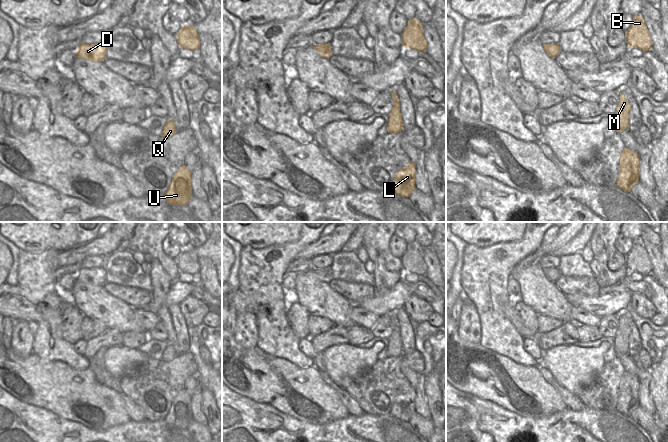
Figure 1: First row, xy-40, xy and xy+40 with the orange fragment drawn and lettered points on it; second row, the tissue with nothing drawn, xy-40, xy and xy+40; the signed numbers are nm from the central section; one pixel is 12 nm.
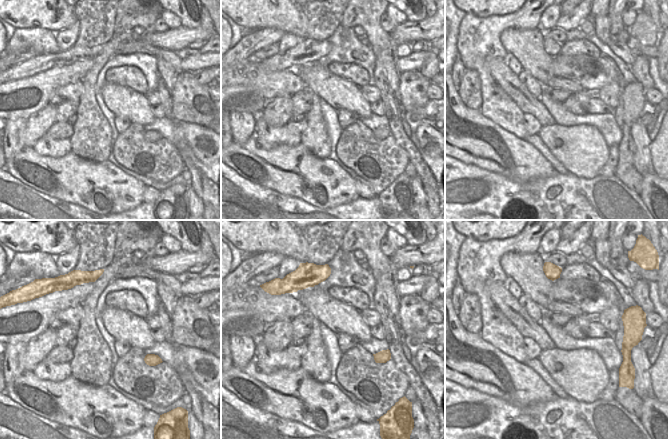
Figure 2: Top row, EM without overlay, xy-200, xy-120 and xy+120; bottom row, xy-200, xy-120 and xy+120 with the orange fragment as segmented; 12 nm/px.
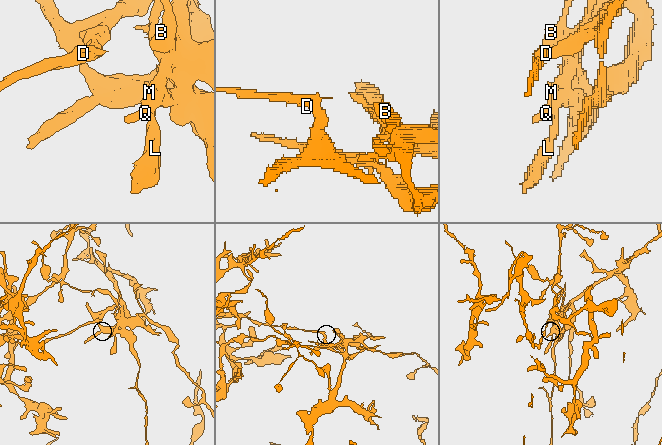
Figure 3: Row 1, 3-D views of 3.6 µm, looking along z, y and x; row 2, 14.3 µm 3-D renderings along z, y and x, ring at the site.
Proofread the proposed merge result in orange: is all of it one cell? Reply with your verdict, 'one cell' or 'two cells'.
two cells

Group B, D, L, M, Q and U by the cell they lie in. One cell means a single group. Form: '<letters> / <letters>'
B L M Q U / D

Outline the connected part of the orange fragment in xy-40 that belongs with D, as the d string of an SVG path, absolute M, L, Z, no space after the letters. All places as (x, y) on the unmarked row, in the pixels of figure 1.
M81 267L75 274L75 281L90 285L104 285L107 272L104 267L84 268Z

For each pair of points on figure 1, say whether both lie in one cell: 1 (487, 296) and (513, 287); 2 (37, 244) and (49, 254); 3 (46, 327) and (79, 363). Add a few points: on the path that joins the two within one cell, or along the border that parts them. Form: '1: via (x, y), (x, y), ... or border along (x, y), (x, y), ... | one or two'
1: border along (507, 289), (509, 293) | two
2: border along (20, 249), (28, 251), (57, 249), (60, 251) | two
3: via (50, 337), (69, 356) | one

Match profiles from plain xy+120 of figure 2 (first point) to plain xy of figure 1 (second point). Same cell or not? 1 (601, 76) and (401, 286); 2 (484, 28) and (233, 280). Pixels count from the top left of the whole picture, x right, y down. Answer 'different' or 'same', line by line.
1: same
2: different

